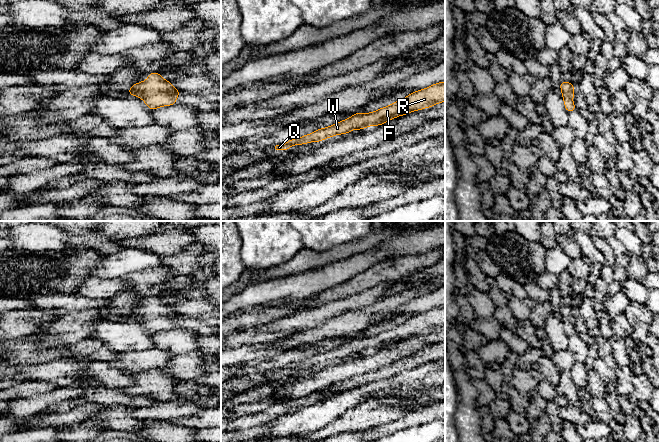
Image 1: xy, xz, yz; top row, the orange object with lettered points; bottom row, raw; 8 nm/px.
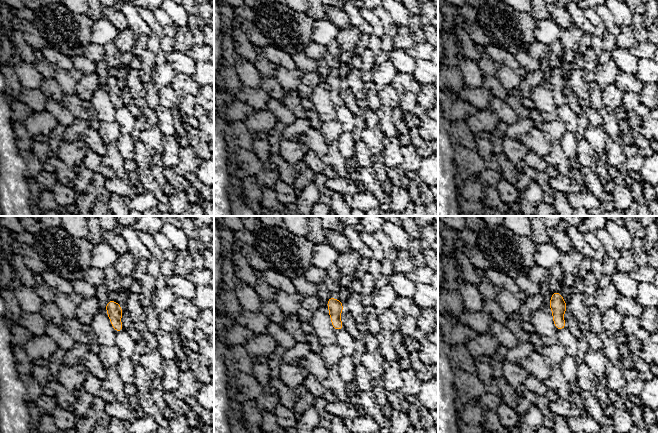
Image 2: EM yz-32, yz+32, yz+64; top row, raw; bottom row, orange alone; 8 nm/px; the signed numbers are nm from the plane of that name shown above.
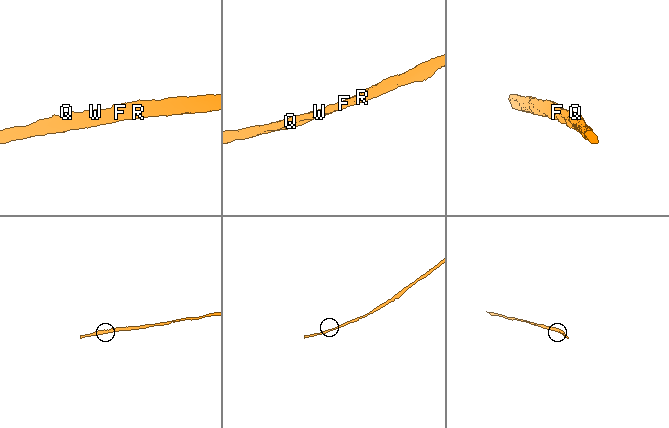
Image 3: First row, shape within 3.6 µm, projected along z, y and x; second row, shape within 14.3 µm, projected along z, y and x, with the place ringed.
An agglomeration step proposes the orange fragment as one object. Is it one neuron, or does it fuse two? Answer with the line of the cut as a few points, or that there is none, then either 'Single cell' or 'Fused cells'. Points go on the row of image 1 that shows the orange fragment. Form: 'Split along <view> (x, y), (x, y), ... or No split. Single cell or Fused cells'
No split. Single cell

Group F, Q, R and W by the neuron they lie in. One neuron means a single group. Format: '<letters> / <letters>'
F Q R W

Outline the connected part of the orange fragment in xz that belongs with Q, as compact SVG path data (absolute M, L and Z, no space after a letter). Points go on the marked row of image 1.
M438 82L427 88L414 91L405 98L393 102L376 111L369 113L355 113L350 118L337 122L329 127L320 128L302 137L288 140L284 145L276 145L276 150L287 151L294 145L310 142L320 142L328 137L347 134L352 130L363 130L368 126L380 126L396 117L413 111L430 108L445 101L445 82Z

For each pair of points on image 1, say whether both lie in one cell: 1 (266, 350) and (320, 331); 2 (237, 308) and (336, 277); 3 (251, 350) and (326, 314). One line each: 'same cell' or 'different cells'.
1: different cells
2: same cell
3: different cells

